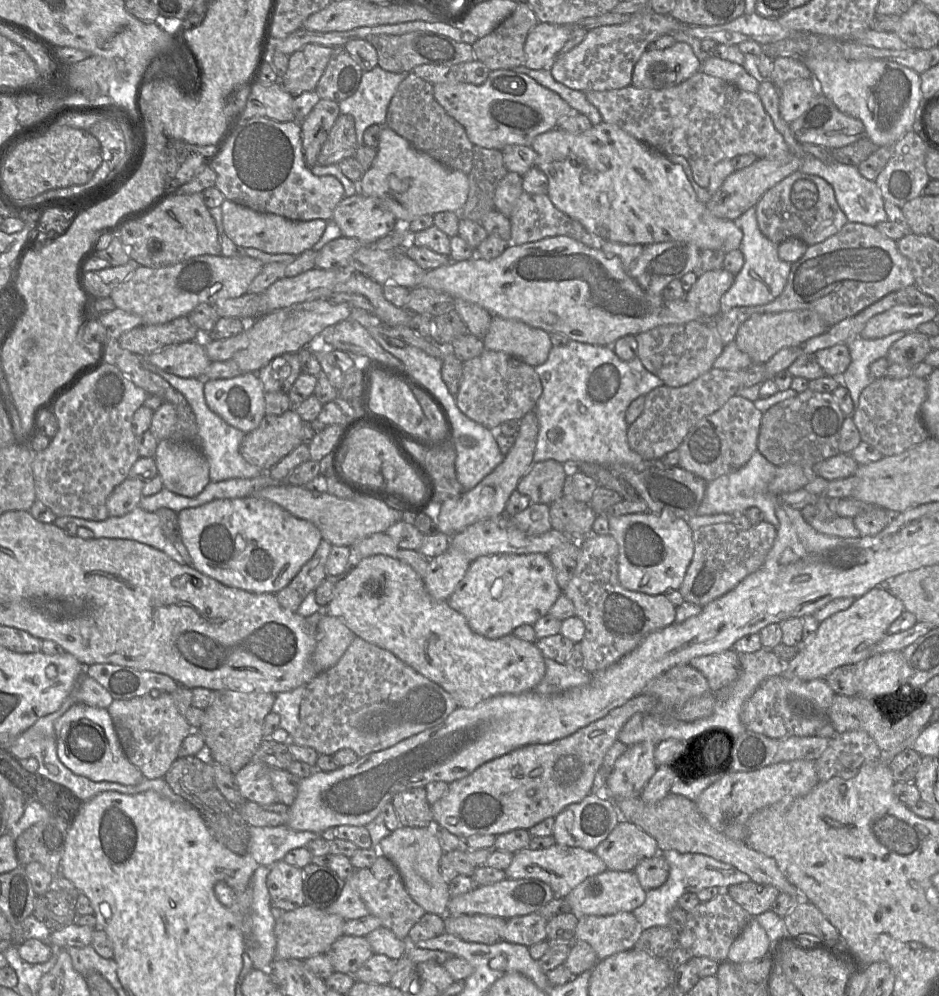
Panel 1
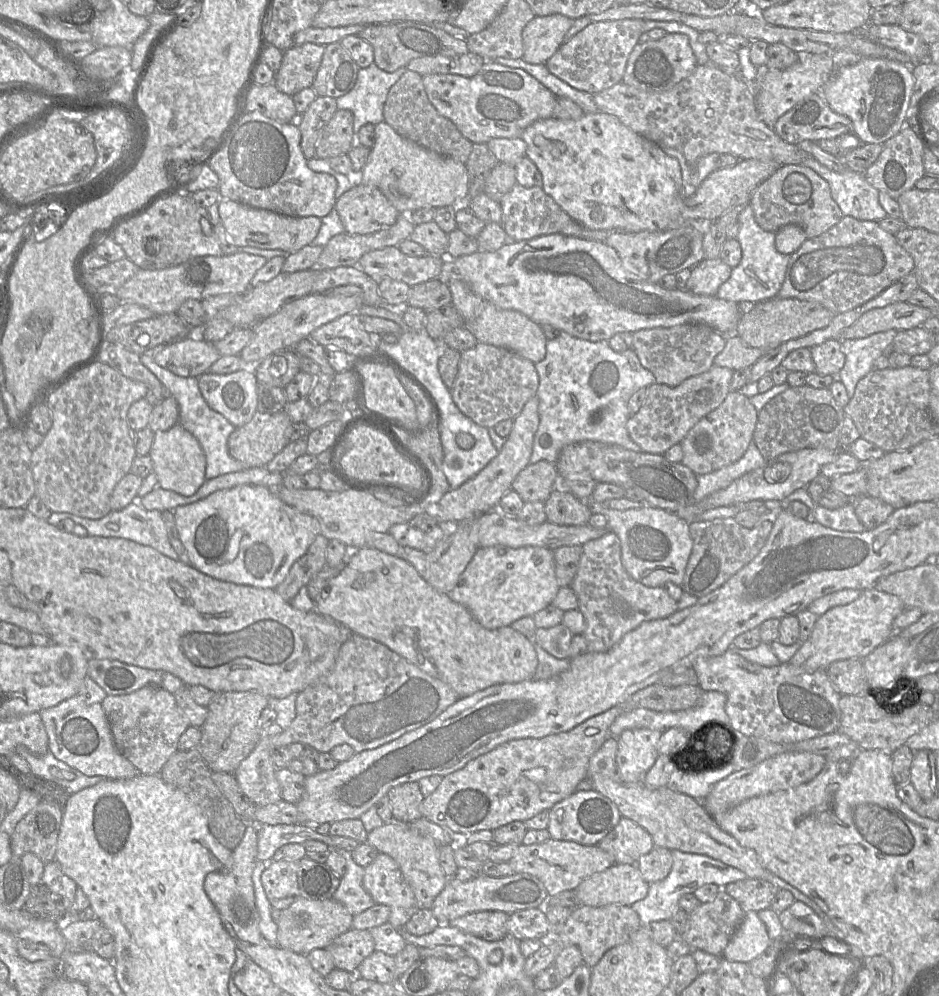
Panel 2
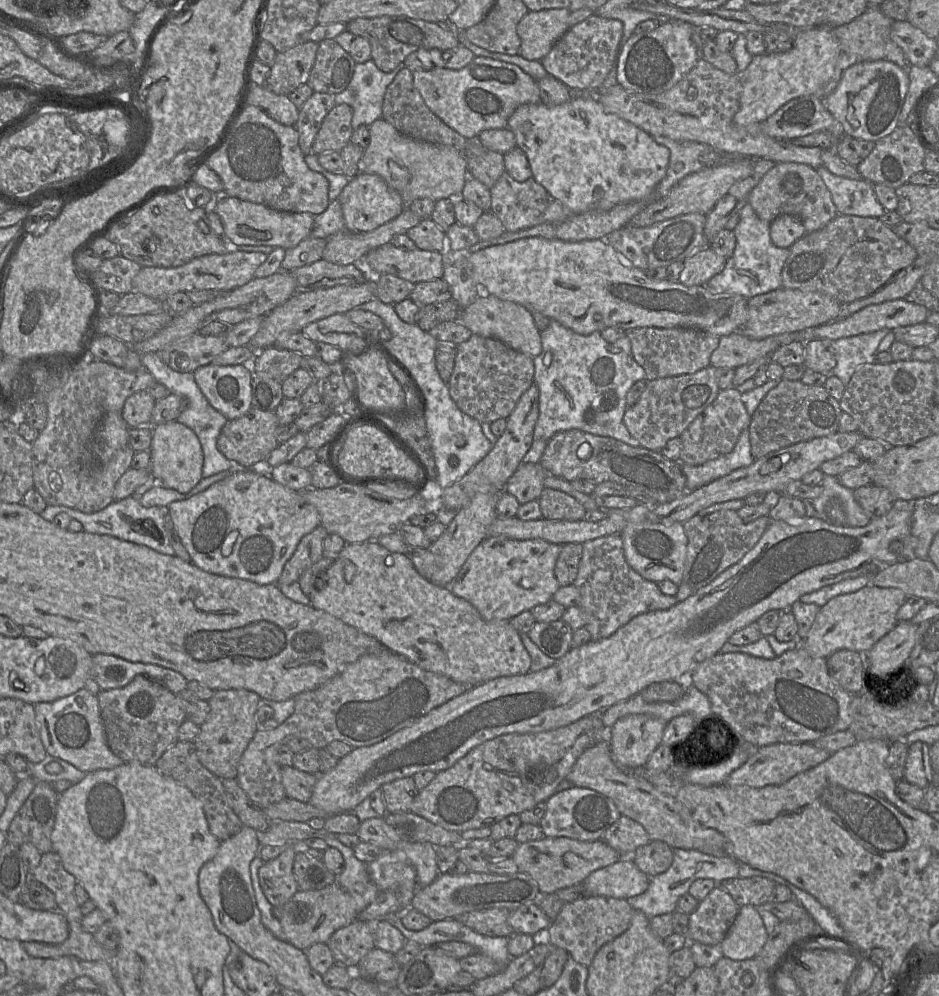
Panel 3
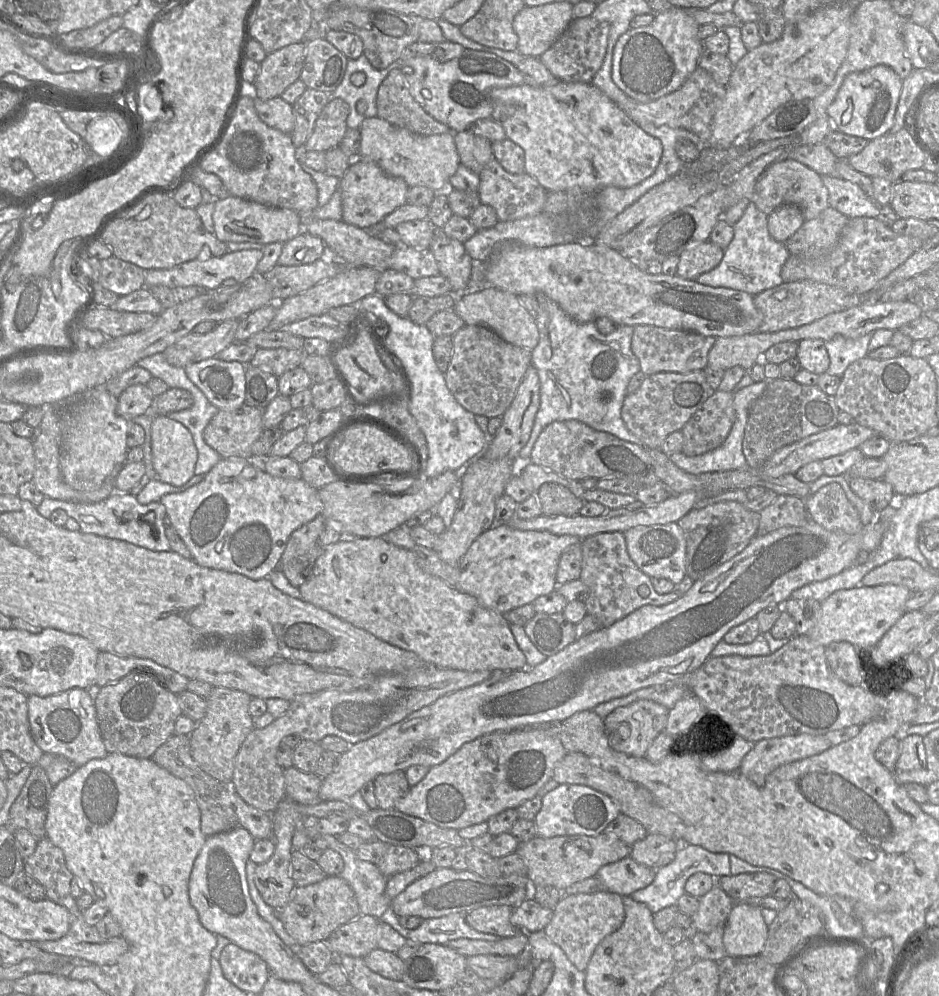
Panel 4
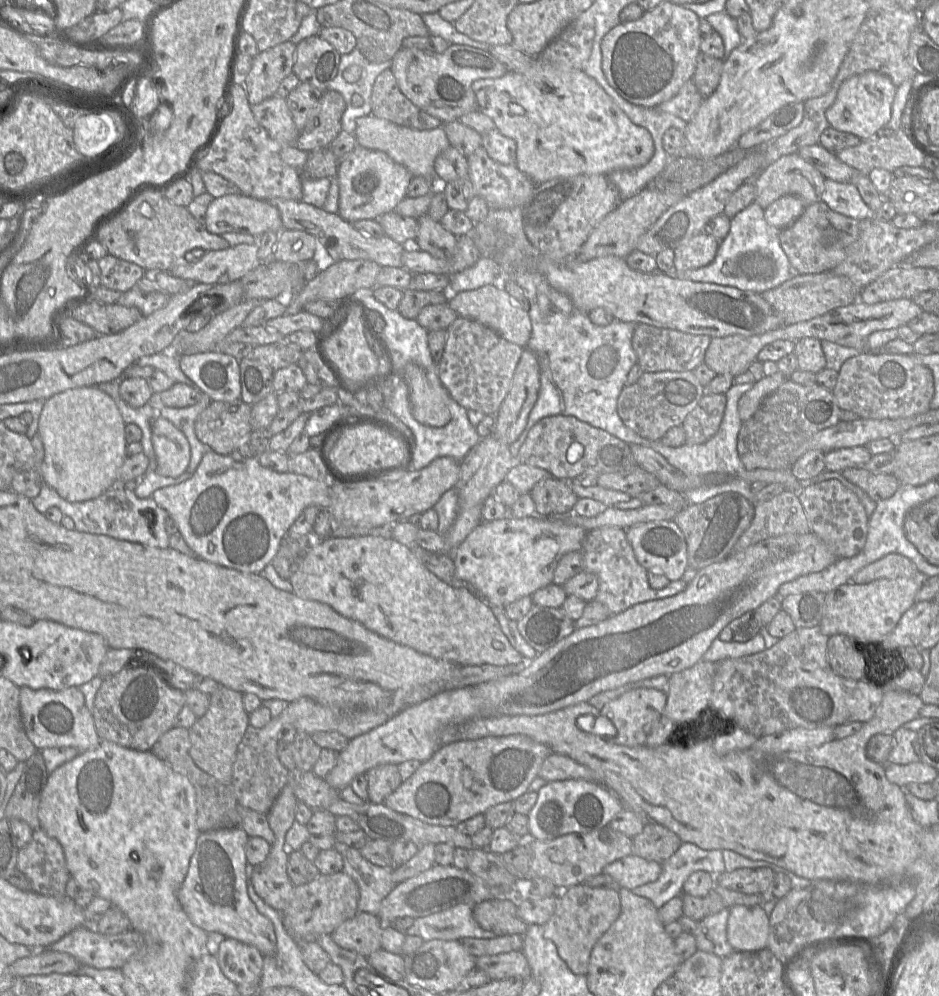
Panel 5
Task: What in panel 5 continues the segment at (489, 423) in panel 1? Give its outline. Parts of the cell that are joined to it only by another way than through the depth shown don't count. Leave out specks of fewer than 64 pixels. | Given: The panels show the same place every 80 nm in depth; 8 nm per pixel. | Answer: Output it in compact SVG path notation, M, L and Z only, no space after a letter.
M458 317L446 332L443 355L437 364L440 382L450 396L465 409L496 415L510 389L524 347L507 341L475 320L463 317Z

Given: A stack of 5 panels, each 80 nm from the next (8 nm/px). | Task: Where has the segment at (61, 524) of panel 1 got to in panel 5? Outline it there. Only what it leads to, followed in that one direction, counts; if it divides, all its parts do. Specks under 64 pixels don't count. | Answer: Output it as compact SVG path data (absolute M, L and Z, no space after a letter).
M42 482L39 495L31 500L35 508L43 514L50 507L58 507L63 516L69 516L73 519L77 531L107 535L152 548L165 549L169 547L169 539L165 530L165 520L169 516L168 513L159 507L151 497L140 499L131 490L113 485L96 498L82 502L69 502L48 484Z

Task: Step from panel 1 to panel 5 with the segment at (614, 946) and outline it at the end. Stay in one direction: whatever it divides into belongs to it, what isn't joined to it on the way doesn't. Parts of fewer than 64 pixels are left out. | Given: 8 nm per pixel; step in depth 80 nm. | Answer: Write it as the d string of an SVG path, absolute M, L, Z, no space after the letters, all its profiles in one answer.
M577 884L559 891L557 907L544 925L544 937L553 941L558 955L576 975L586 975L596 942L618 919L621 901L618 891Z

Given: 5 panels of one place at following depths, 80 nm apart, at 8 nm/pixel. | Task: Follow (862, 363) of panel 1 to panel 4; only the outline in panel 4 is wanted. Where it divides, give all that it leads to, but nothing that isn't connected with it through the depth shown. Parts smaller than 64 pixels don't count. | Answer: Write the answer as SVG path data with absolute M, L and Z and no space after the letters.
M866 334L857 339L837 336L830 341L825 341L825 347L830 358L827 372L841 378L851 363L868 355L871 336L872 334Z

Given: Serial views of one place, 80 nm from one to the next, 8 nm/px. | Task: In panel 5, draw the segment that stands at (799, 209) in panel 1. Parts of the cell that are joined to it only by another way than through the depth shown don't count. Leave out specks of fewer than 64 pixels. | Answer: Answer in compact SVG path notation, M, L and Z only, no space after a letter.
M798 153L782 156L777 161L764 168L755 178L755 201L764 210L775 200L785 195L799 197L806 206L822 200L825 190L825 177L810 163L801 158Z

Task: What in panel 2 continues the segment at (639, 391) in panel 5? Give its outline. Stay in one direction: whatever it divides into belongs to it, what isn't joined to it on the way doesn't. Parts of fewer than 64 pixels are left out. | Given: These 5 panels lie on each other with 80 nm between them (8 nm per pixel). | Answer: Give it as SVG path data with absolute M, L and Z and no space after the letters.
M712 366L708 371L689 377L679 385L671 387L655 383L647 387L647 396L638 412L628 417L626 427L630 438L640 446L643 452L663 455L670 447L682 442L688 431L705 415L719 407L731 391L733 370Z

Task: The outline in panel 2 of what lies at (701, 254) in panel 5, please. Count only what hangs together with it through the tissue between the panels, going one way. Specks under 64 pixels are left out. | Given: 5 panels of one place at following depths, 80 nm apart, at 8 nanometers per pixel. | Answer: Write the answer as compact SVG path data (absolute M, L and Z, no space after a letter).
M720 258L703 259L691 268L691 275L686 283L686 290L698 295L716 296L719 287L729 279L731 271L732 268Z

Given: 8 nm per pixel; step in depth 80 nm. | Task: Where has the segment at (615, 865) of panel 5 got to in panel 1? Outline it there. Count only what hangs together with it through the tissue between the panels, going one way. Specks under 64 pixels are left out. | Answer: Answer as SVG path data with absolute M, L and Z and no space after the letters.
M606 871L590 876L577 885L564 899L570 912L577 918L583 916L607 916L619 912L633 912L641 906L646 892L639 883L636 873L632 871Z

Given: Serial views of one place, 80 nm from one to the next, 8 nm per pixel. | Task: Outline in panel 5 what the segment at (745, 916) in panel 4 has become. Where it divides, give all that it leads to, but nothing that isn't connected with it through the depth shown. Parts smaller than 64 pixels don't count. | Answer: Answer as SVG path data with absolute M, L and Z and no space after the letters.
M735 905L729 908L727 941L734 951L757 951L766 948L769 916L761 905Z

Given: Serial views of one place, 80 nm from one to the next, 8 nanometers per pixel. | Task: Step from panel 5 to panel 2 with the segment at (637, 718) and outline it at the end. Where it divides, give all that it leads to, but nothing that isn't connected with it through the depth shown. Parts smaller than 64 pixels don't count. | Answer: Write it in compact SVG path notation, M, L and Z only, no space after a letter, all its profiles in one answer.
M648 728L624 730L617 738L617 775L625 783L640 783L658 757L662 732Z

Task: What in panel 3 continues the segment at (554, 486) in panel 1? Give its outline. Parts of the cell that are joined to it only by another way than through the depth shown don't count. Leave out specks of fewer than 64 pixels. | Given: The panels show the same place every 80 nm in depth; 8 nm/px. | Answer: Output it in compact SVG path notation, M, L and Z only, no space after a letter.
M522 463L507 481L504 491L513 495L520 505L538 500L547 475L540 463Z

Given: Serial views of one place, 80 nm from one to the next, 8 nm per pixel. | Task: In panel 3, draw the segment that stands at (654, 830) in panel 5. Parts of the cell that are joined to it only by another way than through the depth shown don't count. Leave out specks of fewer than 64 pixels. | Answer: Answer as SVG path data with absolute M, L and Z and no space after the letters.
M650 841L629 856L633 863L649 877L665 872L673 862L673 848L663 841Z

